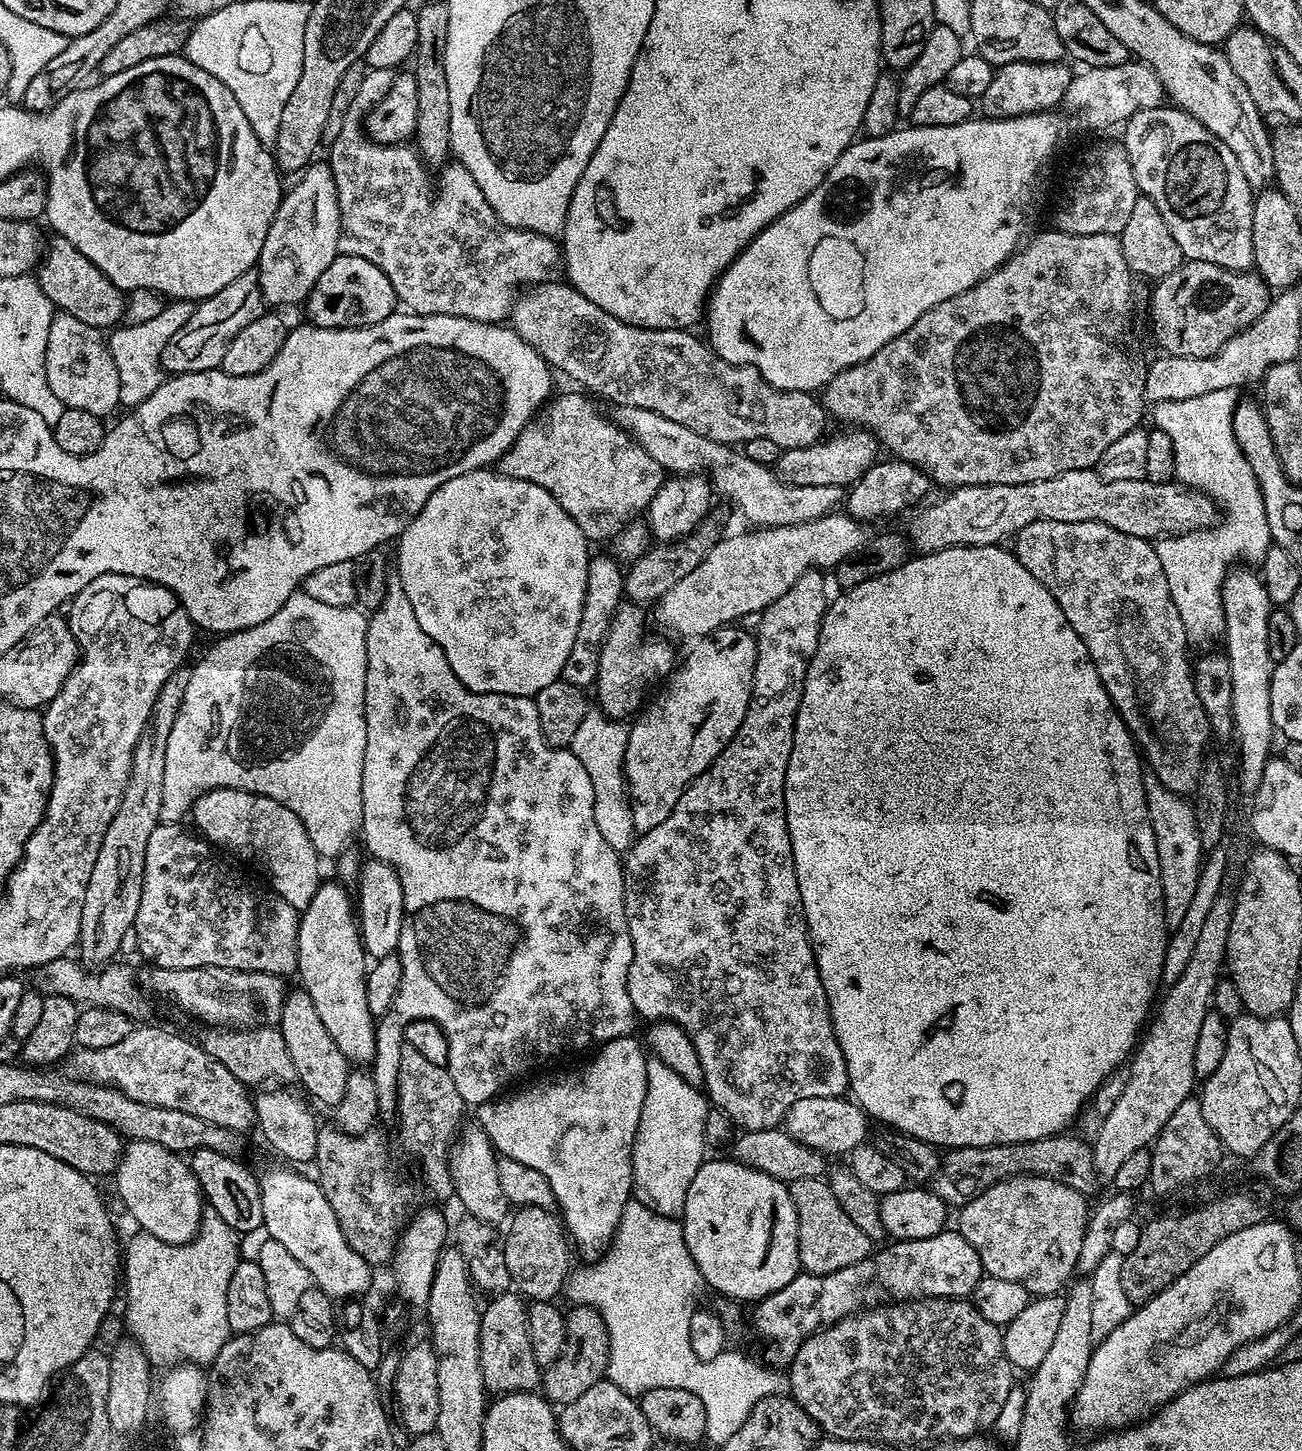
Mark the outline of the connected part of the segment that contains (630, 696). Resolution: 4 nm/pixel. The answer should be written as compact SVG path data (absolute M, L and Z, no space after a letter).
M621 603L620 607L616 609L612 625L608 627L608 633L604 639L600 665L598 666L598 678L594 685L594 700L595 703L596 700L600 703L597 704L599 711L606 713L612 720L627 721L629 718L635 717L645 703L644 695L647 694L648 687L655 680L661 679L660 681L663 681L671 676L674 671L671 646L664 640L644 640L644 612L645 609L639 604Z

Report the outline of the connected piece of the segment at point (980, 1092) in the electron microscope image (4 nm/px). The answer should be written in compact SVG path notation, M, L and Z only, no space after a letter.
M983 544L916 554L905 564L898 566L898 570L890 570L890 574L870 578L870 582L862 582L862 586L854 586L839 594L841 596L837 600L833 599L829 603L827 612L824 613L818 646L806 670L804 689L794 726L790 762L786 766L784 809L794 854L798 890L804 907L804 921L808 927L808 941L812 944L818 974L826 990L834 1034L846 1058L851 1095L855 1103L859 1104L873 1121L881 1120L889 1129L913 1136L940 1150L1029 1143L1032 1140L1063 1133L1068 1128L1067 1124L1079 1114L1080 1107L1083 1104L1087 1105L1100 1085L1129 1059L1149 1019L1150 1009L1157 999L1156 987L1161 987L1162 984L1160 976L1170 929L1168 923L1164 921L1158 846L1154 842L1154 830L1150 826L1148 817L1148 799L1144 793L1146 772L1142 767L1141 753L1136 747L1135 740L1132 739L1131 732L1124 724L1124 719L1116 713L1112 699L1106 694L1102 678L1098 678L1098 670L1082 638L1078 638L1078 634L1074 634L1074 626L1066 622L1066 614L1062 614L1062 606L1054 602L1054 594L1050 594L1050 590L1046 590L1046 586L1042 586L1042 582L1038 582L1038 578L1034 578L1034 574L1030 574L1026 566L1022 566L1015 551L1008 549L1007 552L1004 546Z

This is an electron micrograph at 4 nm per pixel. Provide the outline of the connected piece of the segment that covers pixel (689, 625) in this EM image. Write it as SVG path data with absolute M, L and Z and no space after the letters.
M837 510L828 516L823 516L817 520L811 520L805 524L795 524L794 526L782 526L781 528L756 528L744 532L741 536L732 536L729 540L717 539L716 545L698 562L698 567L690 570L678 586L674 586L654 605L656 620L668 632L677 632L680 636L692 636L699 638L709 636L714 630L725 626L732 626L737 623L739 616L752 616L764 611L782 594L802 578L802 574L813 570L832 570L842 558L850 558L854 550L862 550L862 546L870 538L865 525L849 516L847 511Z

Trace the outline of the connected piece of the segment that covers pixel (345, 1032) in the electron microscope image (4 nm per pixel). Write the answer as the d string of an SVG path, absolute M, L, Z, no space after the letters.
M321 883L314 898L310 898L310 906L300 912L296 972L304 983L301 984L303 991L310 994L310 1002L314 1002L314 1010L318 1010L318 1015L321 1016L326 1030L330 1030L330 1038L334 1038L338 1050L342 1050L342 1054L353 1065L368 1066L374 1058L376 1020L370 1014L370 1006L366 1006L366 953L360 940L360 926L354 911L353 897L345 885L331 883Z

